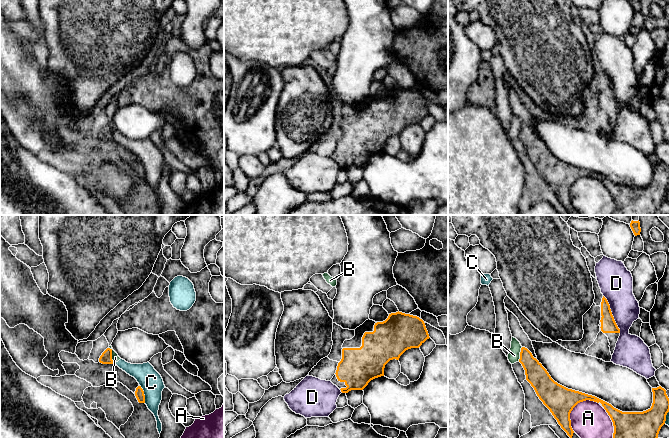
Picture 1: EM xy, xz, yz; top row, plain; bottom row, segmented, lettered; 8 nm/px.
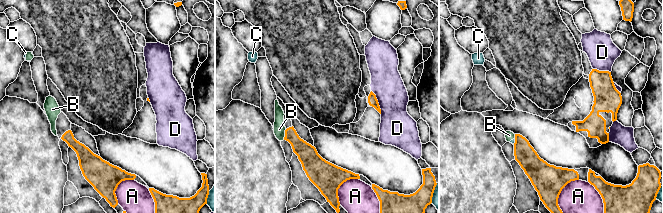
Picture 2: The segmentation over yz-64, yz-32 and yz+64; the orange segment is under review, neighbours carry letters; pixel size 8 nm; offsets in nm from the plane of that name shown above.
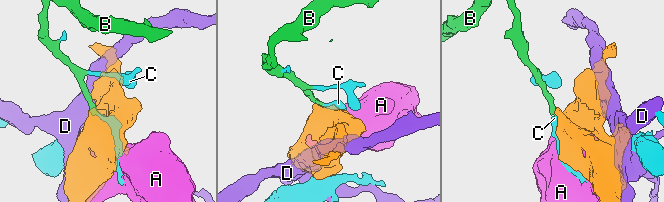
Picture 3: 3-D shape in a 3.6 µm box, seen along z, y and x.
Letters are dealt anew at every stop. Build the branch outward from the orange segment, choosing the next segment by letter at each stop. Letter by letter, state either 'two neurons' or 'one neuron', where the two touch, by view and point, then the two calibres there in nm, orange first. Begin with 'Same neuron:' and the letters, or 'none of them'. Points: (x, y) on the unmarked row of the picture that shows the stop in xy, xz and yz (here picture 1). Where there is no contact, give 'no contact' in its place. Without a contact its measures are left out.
Same neuron: none of them
A: two neurons; meets orange in yz at (574, 182); 220 nm thick on the orange side, 300 nm on the other
B: two neurons; meets orange in xy at (111, 131); 100 nm thick on the orange side, 60 nm on the other
C: two neurons; meets orange in xy at (143, 170); 80 nm thick on the orange side, 180 nm on the other
D: two neurons; meets orange in yz at (611, 90); 130 nm thick on the orange side, 260 nm on the other

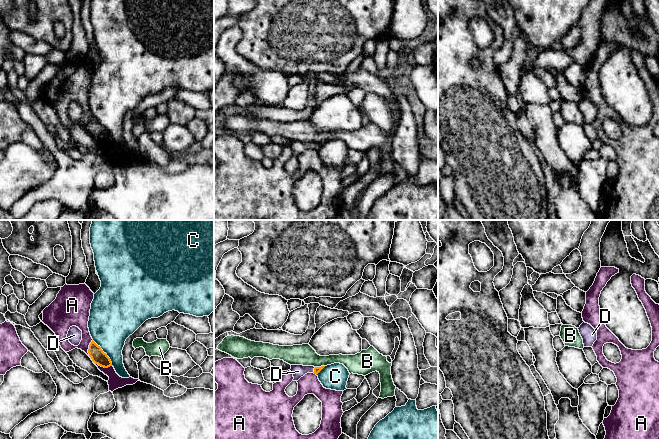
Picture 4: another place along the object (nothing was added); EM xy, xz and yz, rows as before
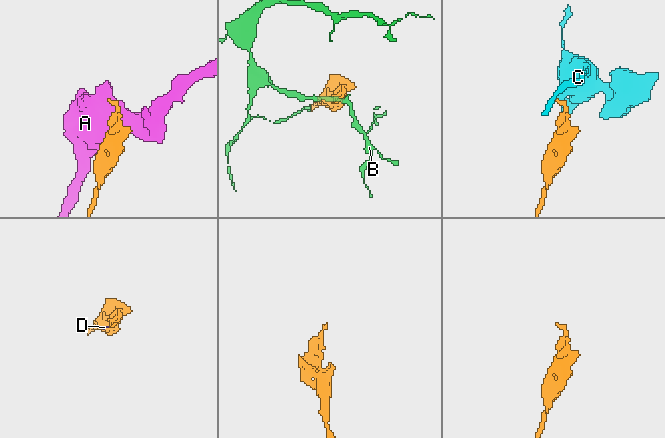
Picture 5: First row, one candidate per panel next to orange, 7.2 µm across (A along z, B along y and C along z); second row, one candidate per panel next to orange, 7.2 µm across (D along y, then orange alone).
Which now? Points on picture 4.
Same neuron: D
A: two neurons; meets orange in xy at (88, 125); 120 nm thick on the orange side, 130 nm on the other
B: two neurons; meets orange in xz at (319, 143); 50 nm thick on the orange side, 170 nm on the other
C: two neurons; meets orange in xy at (103, 128); 120 nm thick on the orange side, 360 nm on the other
D: one neuron; meets orange in xz at (314, 146); 50 nm thick on the orange side, 110 nm on the other

